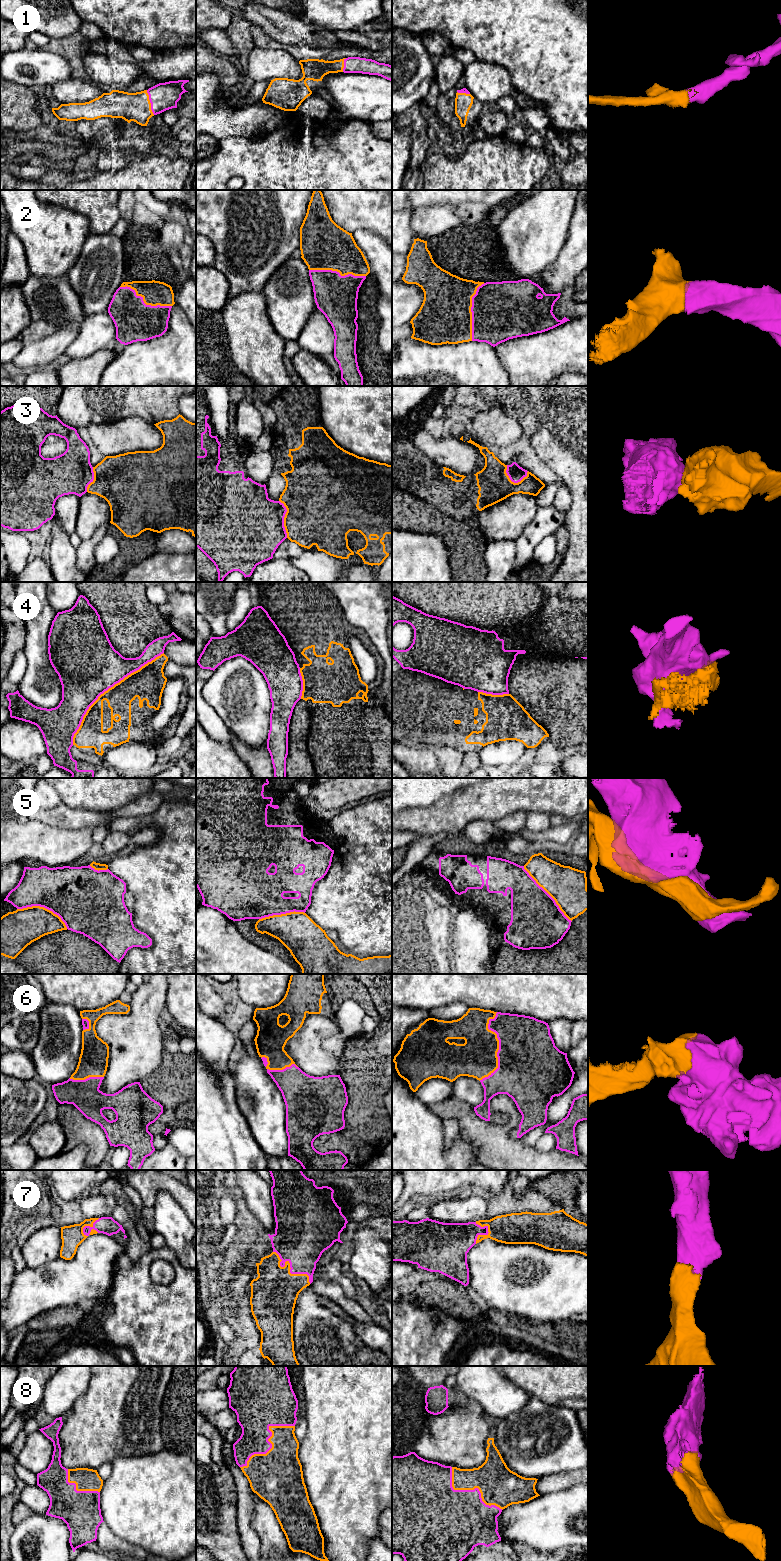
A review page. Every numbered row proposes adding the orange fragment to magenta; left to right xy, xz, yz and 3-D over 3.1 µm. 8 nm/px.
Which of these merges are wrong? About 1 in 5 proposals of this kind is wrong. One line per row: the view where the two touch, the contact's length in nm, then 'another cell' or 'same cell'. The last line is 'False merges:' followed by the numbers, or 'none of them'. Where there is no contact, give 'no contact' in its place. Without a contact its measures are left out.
1: xy | 220 nm | same cell
2: yz | 480 nm | same cell
3: xz | 320 nm | another cell
4: xy | 1050 nm | another cell
5: yz | 600 nm | another cell
6: yz | 550 nm | same cell
7: xz | 400 nm | same cell
8: xz | 550 nm | same cell
False merges: 3, 4, 5

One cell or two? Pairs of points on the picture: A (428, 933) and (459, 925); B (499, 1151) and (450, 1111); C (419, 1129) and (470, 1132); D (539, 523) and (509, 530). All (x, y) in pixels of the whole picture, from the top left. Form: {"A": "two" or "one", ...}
{"A": "two", "B": "one", "C": "two", "D": "two"}

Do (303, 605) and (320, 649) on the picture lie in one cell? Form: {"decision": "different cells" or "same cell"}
{"decision": "same cell"}

